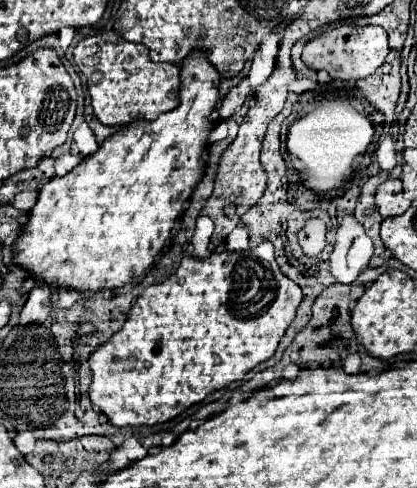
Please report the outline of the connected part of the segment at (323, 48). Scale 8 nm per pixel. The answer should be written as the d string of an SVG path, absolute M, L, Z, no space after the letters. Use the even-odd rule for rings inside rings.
M341 24L321 34L316 34L303 48L303 62L313 70L325 70L335 80L355 82L373 74L383 62L389 52L387 46L387 32L381 26L359 26L359 24Z

